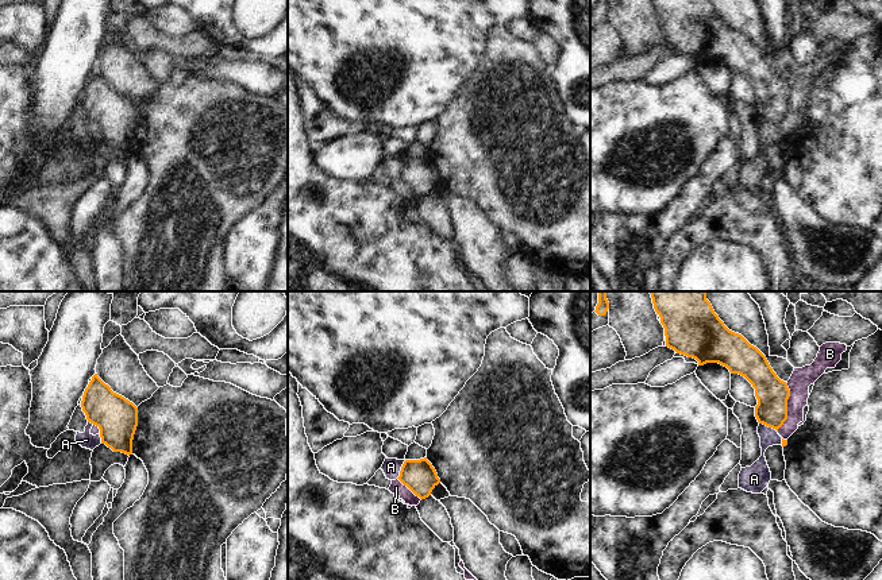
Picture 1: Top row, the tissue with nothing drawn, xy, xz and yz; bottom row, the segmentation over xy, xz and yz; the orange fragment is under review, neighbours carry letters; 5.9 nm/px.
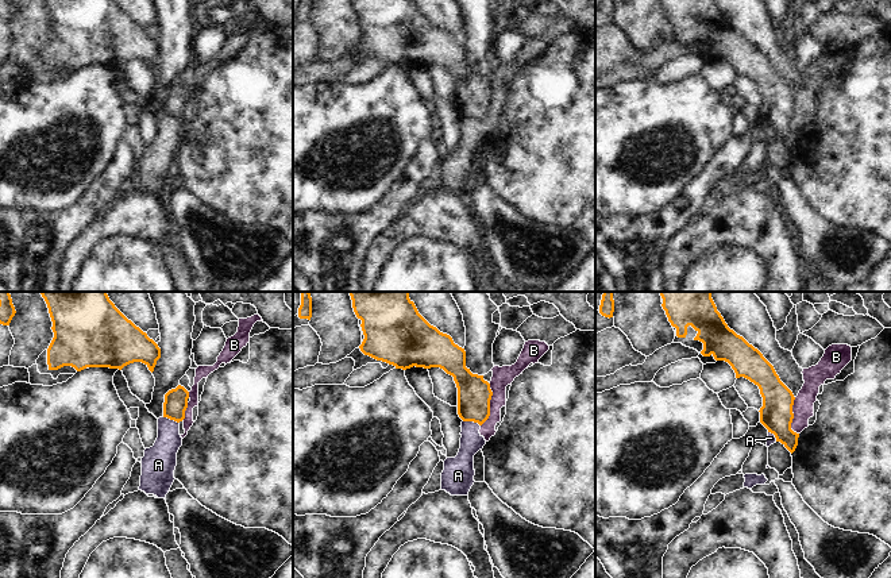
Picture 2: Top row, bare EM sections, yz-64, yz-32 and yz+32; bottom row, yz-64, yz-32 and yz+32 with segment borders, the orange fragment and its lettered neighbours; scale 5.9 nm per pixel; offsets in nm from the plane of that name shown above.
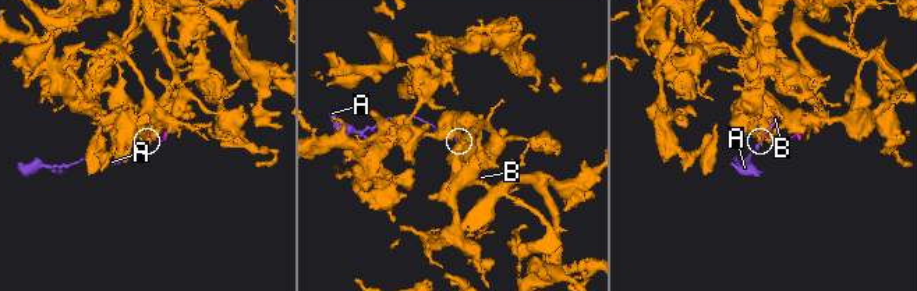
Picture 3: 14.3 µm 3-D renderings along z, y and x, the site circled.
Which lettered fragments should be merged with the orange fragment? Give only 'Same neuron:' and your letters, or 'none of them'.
Same neuron: none of them

